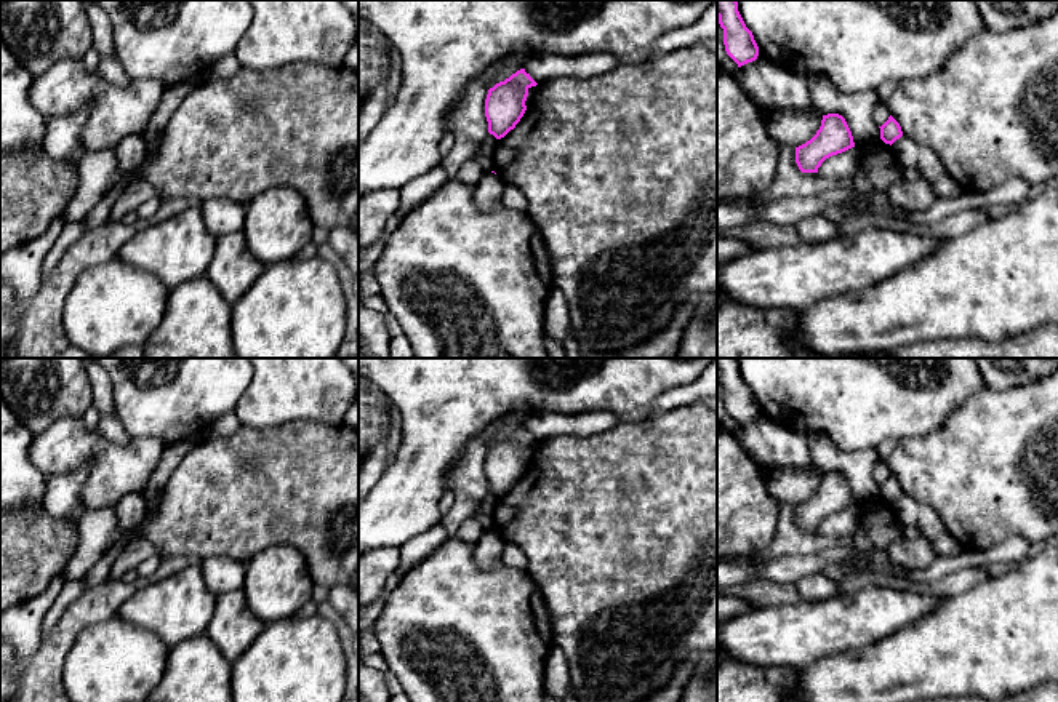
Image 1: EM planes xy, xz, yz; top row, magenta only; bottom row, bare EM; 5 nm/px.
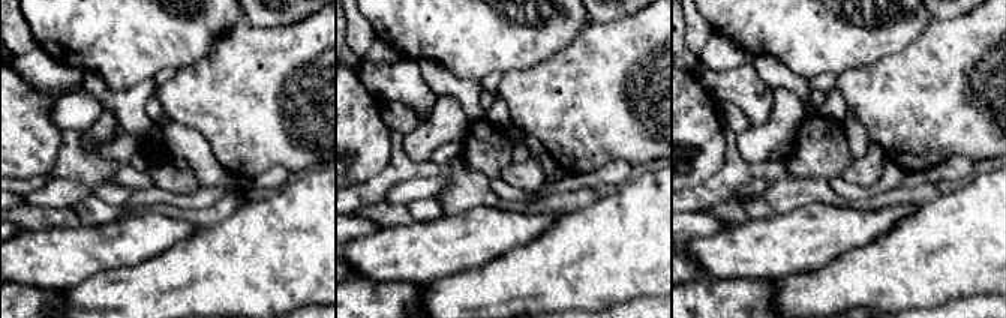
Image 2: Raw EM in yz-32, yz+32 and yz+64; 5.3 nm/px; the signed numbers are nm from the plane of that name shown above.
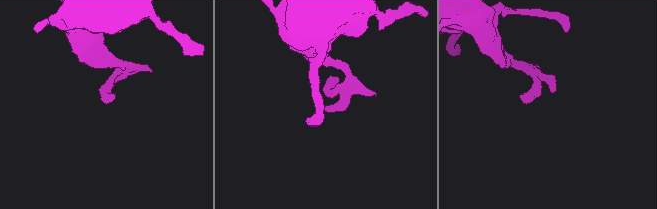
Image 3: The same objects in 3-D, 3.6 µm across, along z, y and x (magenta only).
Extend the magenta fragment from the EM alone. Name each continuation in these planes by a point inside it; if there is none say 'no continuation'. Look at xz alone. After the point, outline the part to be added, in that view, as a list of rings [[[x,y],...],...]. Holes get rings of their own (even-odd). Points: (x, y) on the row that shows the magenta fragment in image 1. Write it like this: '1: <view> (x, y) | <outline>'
1: xz (487, 194) | [[[485,173],[474,189],[475,206],[480,211],[491,211],[501,201],[504,187],[506,184],[498,174]]]

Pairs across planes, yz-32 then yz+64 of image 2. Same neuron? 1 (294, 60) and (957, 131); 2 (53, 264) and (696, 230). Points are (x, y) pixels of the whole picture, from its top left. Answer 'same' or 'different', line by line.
1: same
2: different

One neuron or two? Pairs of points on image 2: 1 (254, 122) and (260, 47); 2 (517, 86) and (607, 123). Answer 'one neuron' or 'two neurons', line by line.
1: one neuron
2: one neuron

